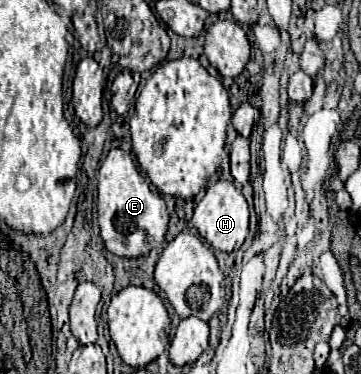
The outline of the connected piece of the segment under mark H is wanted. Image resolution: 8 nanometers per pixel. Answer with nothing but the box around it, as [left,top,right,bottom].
[194,181,248,251]

